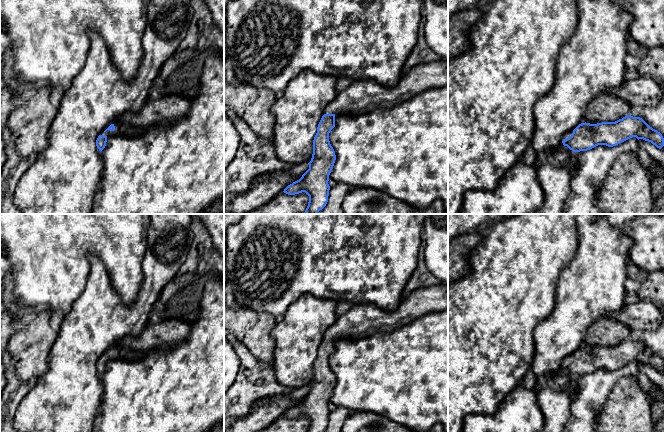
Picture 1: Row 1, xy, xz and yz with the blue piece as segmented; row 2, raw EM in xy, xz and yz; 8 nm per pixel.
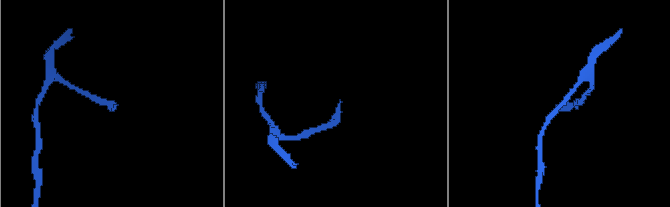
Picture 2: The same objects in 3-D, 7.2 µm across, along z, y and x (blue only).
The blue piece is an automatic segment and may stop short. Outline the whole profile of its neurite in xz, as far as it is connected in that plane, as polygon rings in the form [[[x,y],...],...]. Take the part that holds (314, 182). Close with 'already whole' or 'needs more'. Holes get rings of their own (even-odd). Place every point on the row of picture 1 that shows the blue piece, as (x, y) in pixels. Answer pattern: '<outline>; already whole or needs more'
[[[448,60],[416,66],[403,74],[398,84],[391,88],[374,80],[355,80],[325,108],[326,113],[318,124],[313,140],[309,169],[283,192],[288,195],[305,192],[309,202],[302,214],[317,214],[328,202],[329,175],[336,160],[329,141],[329,133],[335,127],[335,115],[355,110],[363,113],[374,108],[390,108],[425,90],[442,86],[448,86]]]; needs more

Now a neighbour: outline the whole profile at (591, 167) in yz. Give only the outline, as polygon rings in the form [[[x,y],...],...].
[[[636,137],[613,147],[598,145],[587,151],[573,152],[564,145],[554,149],[552,157],[557,164],[574,165],[569,193],[561,214],[604,214],[597,205],[596,195],[611,166],[623,153],[637,155],[648,176],[658,175],[657,162],[640,147]]]

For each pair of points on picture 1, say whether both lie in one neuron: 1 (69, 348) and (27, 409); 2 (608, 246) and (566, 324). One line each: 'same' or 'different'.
1: same
2: same

